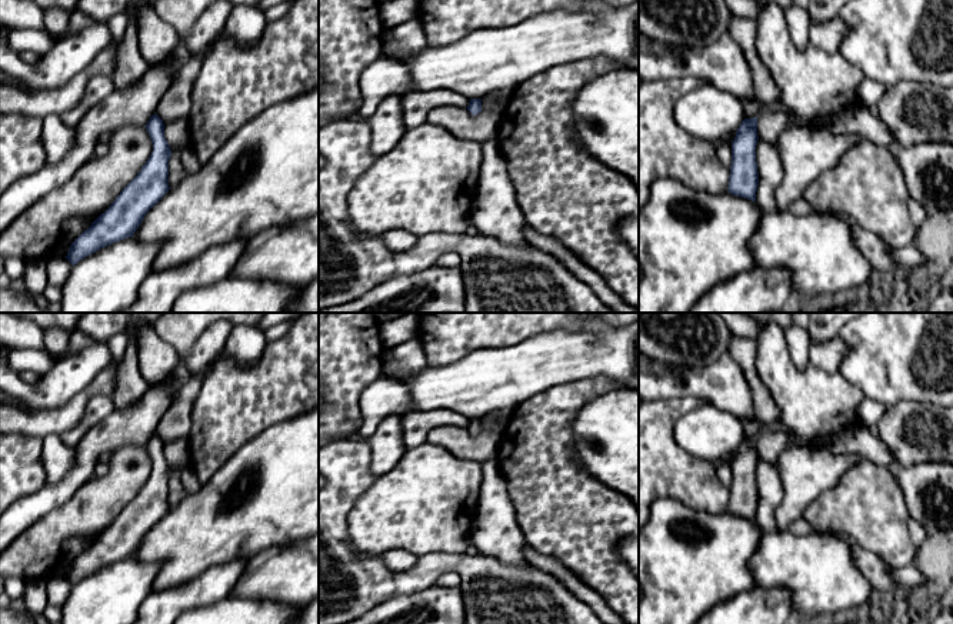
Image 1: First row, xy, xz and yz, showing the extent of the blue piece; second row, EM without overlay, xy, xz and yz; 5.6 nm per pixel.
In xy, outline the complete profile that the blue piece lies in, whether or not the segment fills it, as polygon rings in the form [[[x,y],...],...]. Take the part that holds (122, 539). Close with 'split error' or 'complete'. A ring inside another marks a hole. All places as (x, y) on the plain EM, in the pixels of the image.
[[[154,433],[144,447],[153,463],[149,480],[111,525],[71,563],[66,575],[71,585],[106,565],[133,557],[147,531],[170,510],[171,470],[164,457],[164,443]]]; complete

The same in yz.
[[[757,437],[744,438],[732,461],[732,485],[727,511],[756,521],[759,491],[756,483]]]; complete

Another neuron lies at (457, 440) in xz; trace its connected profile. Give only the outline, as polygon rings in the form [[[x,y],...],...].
[[[441,426],[429,433],[427,441],[441,446],[451,454],[464,460],[477,460],[484,463],[496,458],[500,434],[480,431],[473,436],[466,427]]]

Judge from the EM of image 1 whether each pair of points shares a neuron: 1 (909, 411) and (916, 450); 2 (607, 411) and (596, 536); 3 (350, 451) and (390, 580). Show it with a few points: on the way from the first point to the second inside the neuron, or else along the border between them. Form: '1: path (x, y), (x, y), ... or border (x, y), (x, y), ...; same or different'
1: path (909, 421), (909, 433), (916, 440); same
2: border (576, 460), (597, 480), (623, 494); different
3: path (343, 489), (336, 500), (336, 546), (353, 563); same

